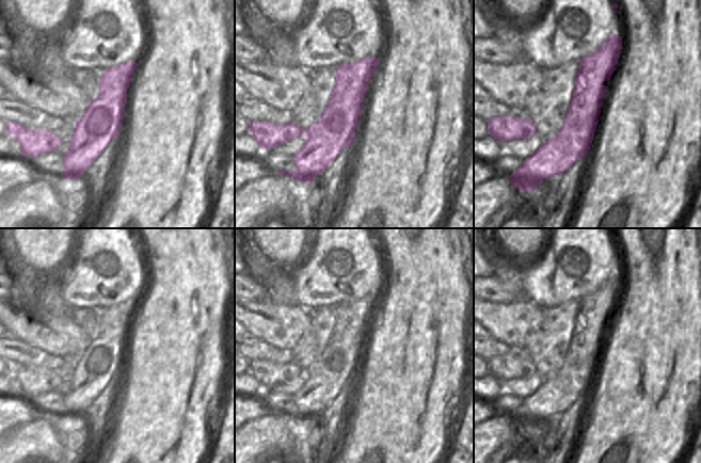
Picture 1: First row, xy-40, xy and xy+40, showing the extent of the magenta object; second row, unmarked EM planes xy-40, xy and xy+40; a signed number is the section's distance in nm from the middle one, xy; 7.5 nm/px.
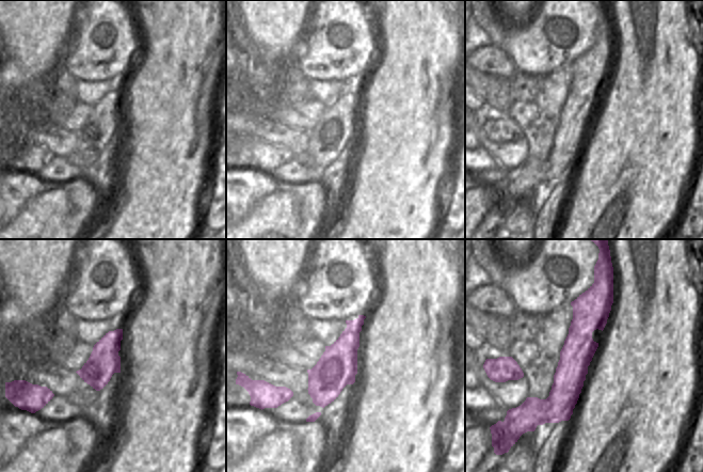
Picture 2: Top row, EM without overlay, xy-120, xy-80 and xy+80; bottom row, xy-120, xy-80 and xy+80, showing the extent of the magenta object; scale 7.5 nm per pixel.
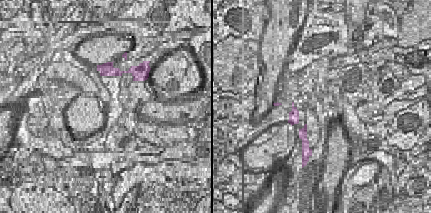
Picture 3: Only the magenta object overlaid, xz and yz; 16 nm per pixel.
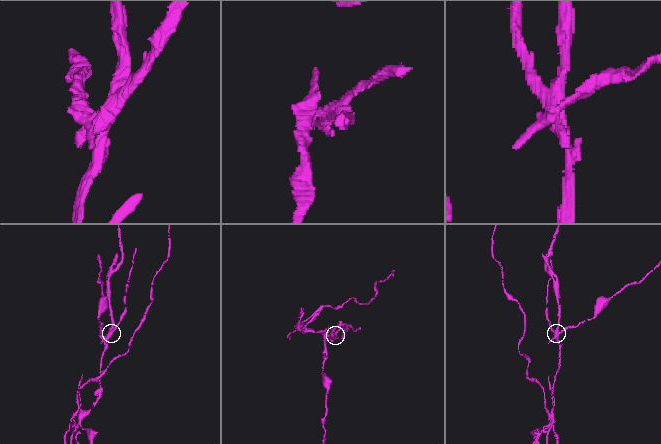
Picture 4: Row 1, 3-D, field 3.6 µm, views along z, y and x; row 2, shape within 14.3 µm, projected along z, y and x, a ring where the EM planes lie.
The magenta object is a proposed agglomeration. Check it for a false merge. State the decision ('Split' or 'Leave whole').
Split

